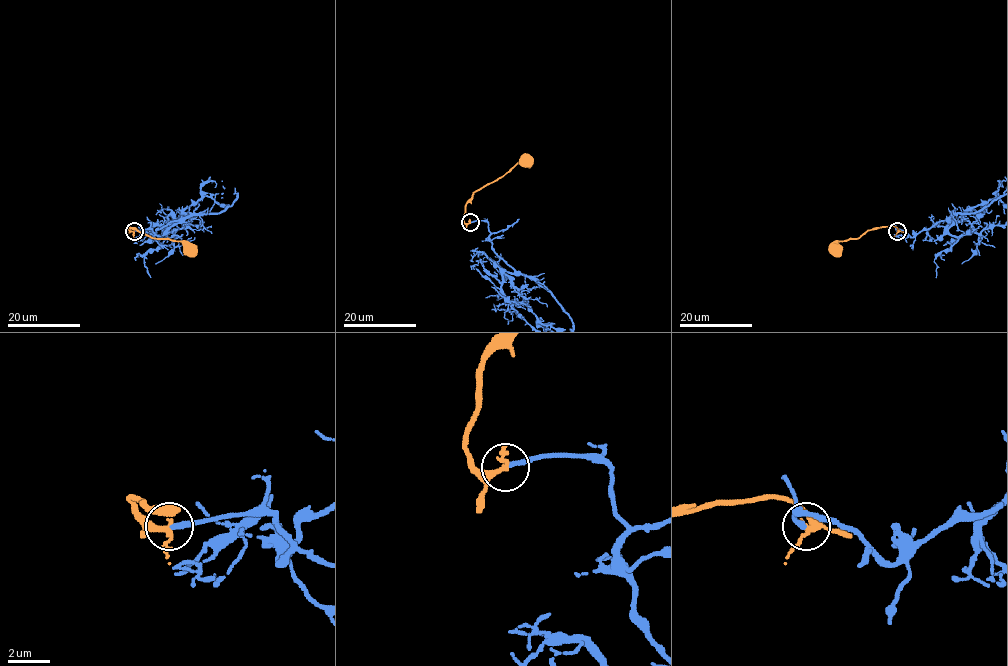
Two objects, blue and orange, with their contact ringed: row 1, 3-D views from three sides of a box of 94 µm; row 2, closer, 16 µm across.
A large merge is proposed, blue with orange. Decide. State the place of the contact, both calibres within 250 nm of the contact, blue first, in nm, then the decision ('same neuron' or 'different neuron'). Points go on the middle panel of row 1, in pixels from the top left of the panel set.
at (470, 222); 260 nm thick on the blue side, 220 nm on the other; same neuron

